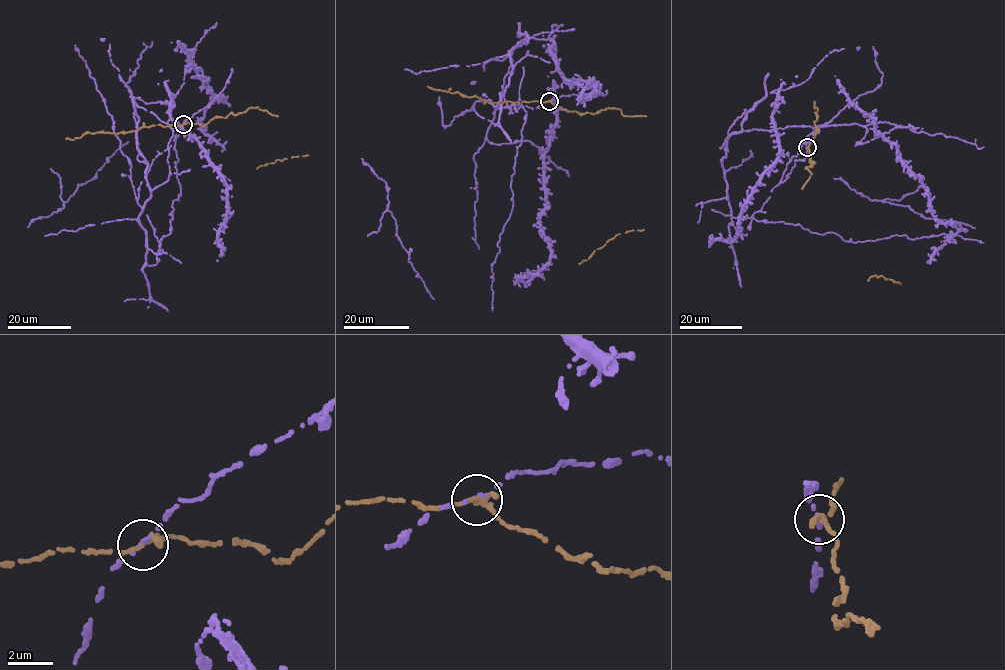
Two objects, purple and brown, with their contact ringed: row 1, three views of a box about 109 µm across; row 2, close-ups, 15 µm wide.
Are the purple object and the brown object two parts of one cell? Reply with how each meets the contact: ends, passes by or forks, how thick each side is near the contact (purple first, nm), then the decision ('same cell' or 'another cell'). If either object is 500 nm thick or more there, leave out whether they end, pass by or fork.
purple ends | brown passes by | 180/260 nm | another cell

